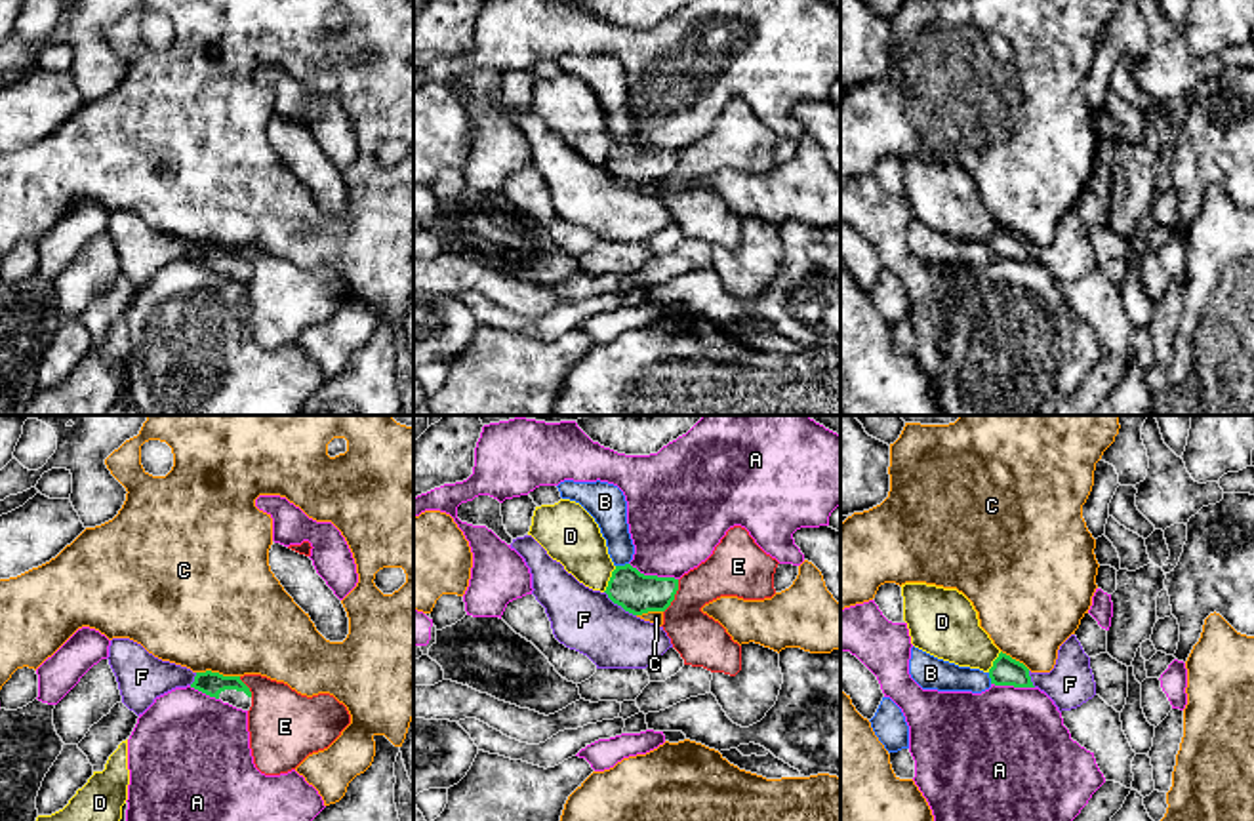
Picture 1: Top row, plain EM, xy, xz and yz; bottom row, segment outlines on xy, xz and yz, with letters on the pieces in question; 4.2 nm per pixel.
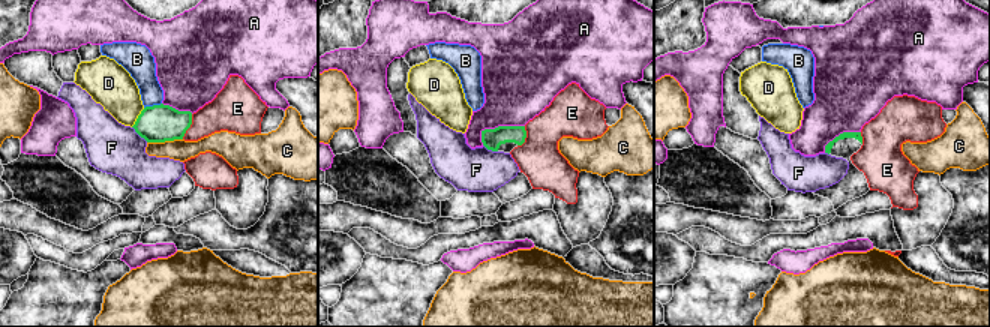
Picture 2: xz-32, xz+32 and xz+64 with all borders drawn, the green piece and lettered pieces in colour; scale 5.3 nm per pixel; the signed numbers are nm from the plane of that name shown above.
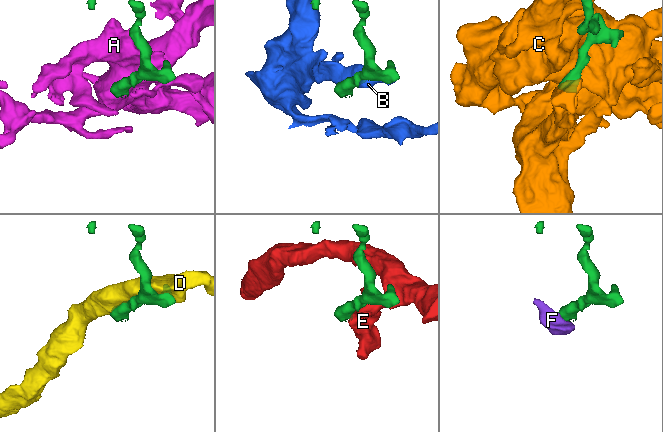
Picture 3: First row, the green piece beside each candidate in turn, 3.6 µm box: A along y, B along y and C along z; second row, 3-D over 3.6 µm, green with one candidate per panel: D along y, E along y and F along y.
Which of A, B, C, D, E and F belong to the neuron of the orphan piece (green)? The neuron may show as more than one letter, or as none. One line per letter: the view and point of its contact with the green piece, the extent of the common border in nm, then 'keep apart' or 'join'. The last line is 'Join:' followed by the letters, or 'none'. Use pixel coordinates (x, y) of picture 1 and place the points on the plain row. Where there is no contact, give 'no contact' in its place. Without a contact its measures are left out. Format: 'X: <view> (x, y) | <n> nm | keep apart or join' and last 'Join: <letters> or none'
A: xz (654, 149) | 220 nm | keep apart
B: xz (622, 140) | 60 nm | keep apart
C: xy (218, 246) | 190 nm | keep apart
D: xz (610, 153) | 130 nm | keep apart
E: xz (673, 170) | 160 nm | keep apart
F: xz (620, 178) | 170 nm | keep apart
Join: none

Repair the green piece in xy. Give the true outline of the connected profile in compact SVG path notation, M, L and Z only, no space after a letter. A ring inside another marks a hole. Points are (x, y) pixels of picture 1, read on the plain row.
M212 244L196 246L191 261L242 284L250 284L252 280L252 265L240 250L223 250Z

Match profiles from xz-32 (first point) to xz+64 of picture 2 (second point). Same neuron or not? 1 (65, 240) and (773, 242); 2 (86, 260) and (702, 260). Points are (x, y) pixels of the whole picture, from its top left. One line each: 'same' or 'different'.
1: different
2: different

